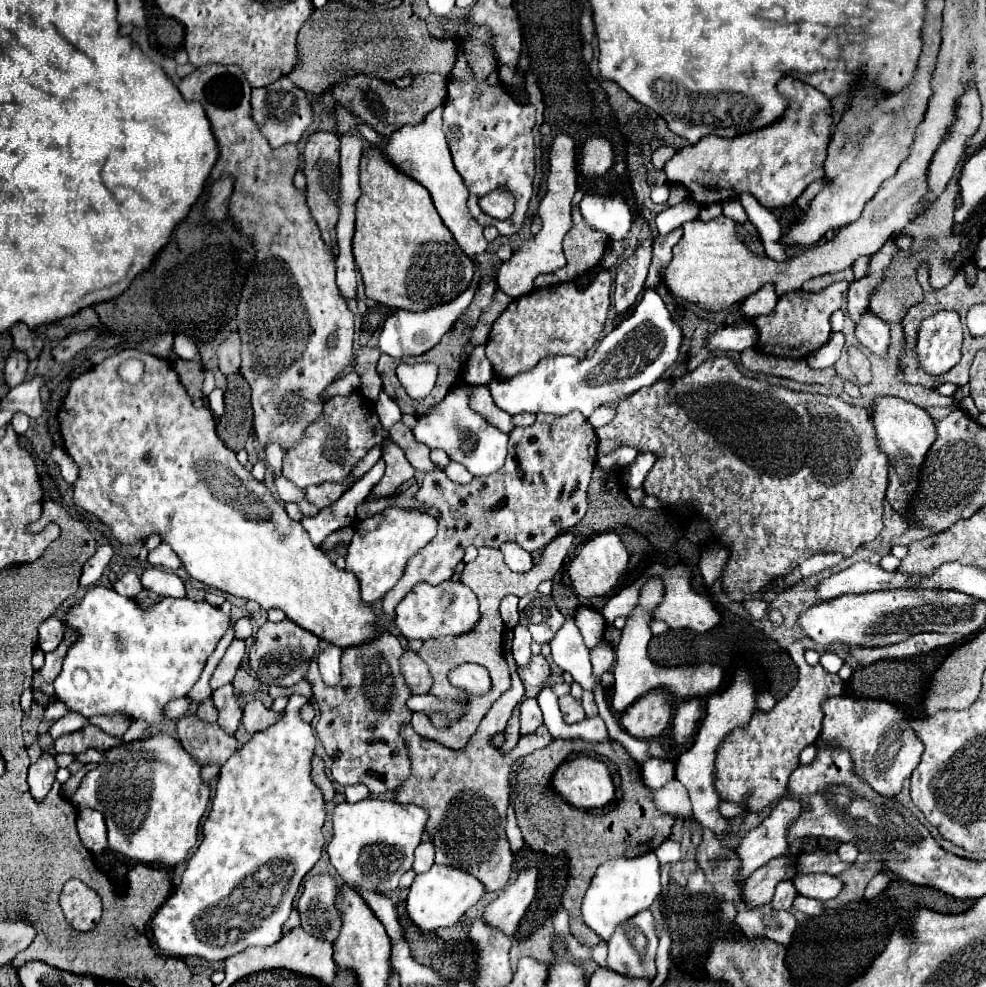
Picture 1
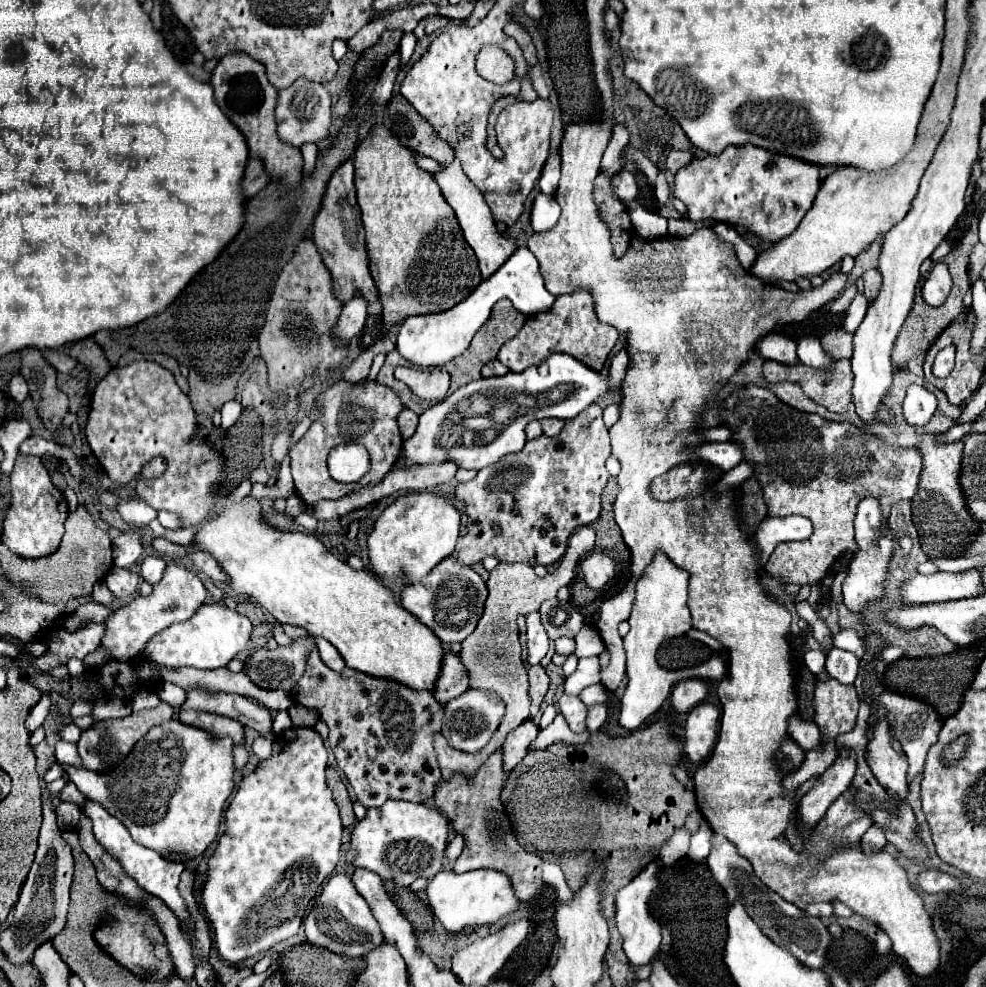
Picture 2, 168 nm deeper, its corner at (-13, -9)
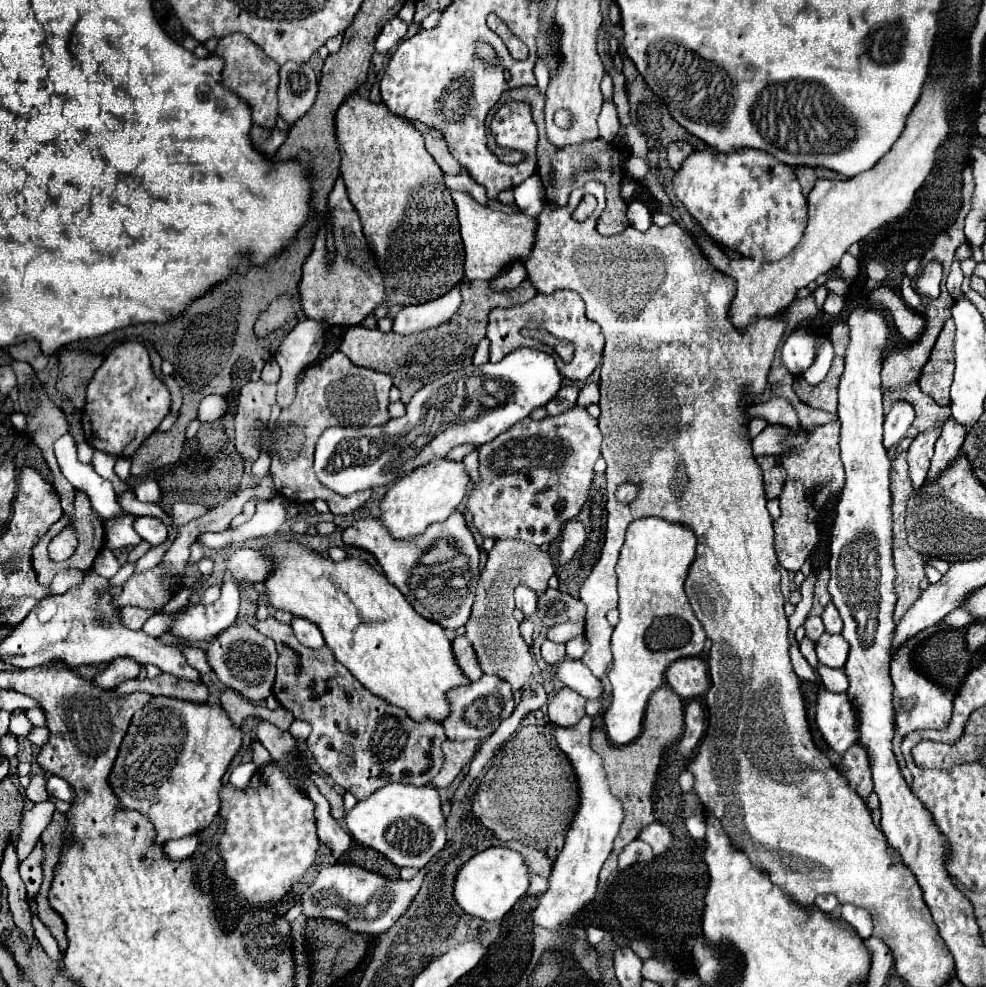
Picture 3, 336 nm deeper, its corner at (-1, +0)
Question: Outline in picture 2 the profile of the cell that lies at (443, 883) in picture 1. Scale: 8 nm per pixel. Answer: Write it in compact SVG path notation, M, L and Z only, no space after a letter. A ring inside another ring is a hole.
M475 869L461 875L453 871L439 871L429 881L427 897L435 917L447 931L461 931L465 925L493 925L521 907L521 901L513 891L511 877L497 869Z

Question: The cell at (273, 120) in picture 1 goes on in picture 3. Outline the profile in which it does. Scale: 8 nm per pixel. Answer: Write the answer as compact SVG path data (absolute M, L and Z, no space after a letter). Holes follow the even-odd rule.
M289 62L281 66L279 82L279 116L293 126L317 98L317 78L309 64Z

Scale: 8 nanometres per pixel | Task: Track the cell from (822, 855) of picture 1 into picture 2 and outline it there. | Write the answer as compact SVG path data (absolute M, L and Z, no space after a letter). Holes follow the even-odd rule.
M927 869L927 871L919 873L917 885L925 893L941 893L941 891L957 891L959 889L959 883L955 881L955 877L949 877L947 873L937 871L937 869Z

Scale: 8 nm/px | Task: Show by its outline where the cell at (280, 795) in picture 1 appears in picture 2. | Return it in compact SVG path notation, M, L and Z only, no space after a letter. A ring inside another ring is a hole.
M293 727L275 739L273 755L267 761L259 761L255 771L243 777L225 809L225 833L209 859L207 883L201 895L201 905L213 929L213 943L221 959L235 965L247 959L259 959L271 947L293 937L301 927L309 901L337 867L343 825L325 783L325 767L327 749L319 733L315 729Z

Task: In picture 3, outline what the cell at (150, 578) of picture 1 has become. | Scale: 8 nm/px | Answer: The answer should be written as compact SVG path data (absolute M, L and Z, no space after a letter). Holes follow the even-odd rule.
M125 514L121 518L113 518L105 522L105 542L104 547L110 550L125 546L137 546L141 544L139 534L133 530L131 522L133 522L135 514Z

